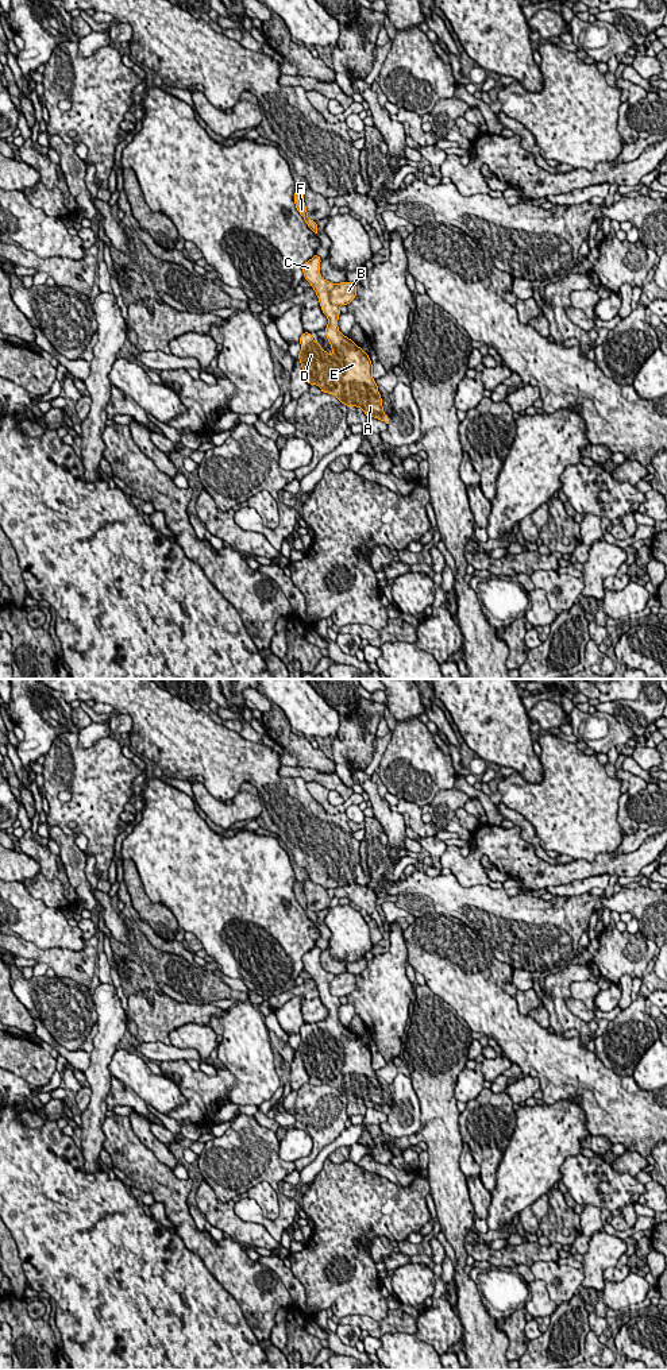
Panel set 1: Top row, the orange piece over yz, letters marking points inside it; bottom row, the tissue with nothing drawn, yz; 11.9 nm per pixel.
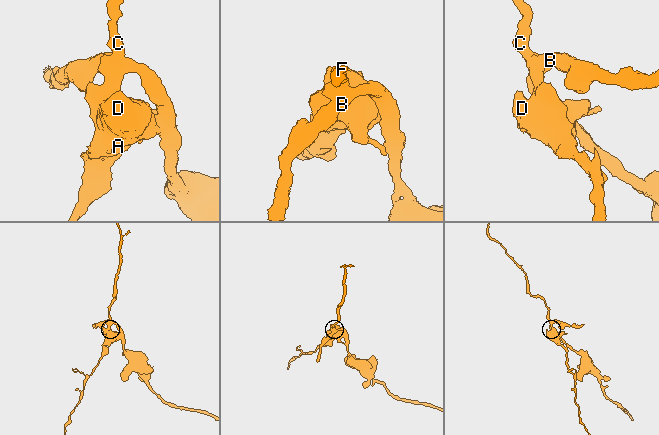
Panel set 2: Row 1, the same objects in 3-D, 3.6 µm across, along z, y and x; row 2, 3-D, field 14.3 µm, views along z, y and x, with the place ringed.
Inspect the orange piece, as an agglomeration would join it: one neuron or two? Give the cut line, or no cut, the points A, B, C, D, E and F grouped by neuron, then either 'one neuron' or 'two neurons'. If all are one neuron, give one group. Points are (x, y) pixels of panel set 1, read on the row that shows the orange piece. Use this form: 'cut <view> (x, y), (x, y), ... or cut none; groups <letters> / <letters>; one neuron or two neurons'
cut yz (335, 285), (330, 293), (330, 300), (338, 307); groups A C D E F / B; two neurons

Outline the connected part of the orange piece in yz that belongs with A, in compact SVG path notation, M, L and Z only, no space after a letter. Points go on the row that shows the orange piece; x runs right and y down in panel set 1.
M315 254L302 265L304 279L306 279L320 302L323 313L328 319L325 336L334 350L331 356L321 350L312 333L302 332L300 336L301 351L298 360L304 377L309 385L316 385L321 393L335 395L342 404L362 408L366 417L378 418L389 424L389 416L383 413L382 397L373 378L370 356L350 337L340 333L338 320L339 306L329 301L329 293L335 283L324 279L320 274L321 258Z

